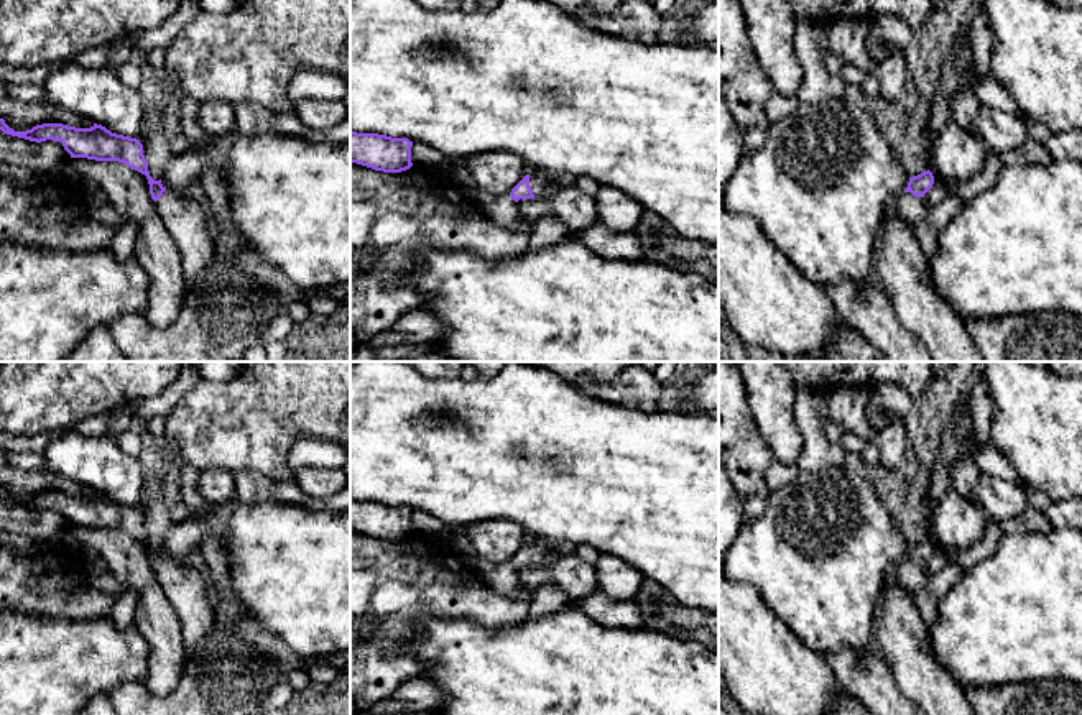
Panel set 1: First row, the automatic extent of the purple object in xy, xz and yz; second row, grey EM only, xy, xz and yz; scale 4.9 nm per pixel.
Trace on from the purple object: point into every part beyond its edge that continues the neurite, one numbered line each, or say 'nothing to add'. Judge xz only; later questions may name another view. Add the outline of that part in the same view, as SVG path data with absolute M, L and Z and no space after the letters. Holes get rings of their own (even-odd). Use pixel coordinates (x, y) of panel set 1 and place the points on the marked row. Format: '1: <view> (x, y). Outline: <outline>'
1: xz (543, 186). Outline: M529 173L529 187L536 199L549 199L561 186L554 178L541 173Z

